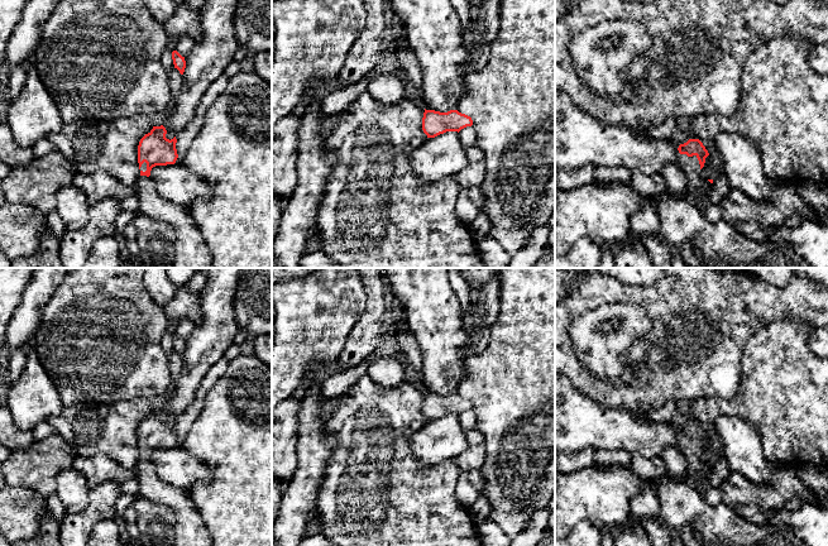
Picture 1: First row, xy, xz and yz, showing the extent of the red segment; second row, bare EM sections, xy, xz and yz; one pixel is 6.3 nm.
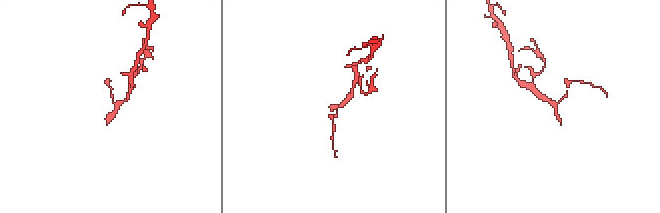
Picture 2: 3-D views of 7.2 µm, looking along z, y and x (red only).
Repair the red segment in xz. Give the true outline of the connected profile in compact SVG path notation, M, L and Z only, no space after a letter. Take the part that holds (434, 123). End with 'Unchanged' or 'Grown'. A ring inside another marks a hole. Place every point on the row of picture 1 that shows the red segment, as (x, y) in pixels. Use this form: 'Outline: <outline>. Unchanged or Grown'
Outline: M425 109L422 118L422 130L427 135L427 138L435 138L446 131L459 133L461 129L472 125L472 118L459 112L458 110L440 112Z. Unchanged

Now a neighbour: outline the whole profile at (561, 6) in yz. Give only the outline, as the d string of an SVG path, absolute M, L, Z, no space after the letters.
M555 0L555 21L563 18L573 4L579 1L580 0Z

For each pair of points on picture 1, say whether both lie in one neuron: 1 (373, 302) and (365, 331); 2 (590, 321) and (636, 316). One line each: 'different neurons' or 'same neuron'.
1: same neuron
2: same neuron

